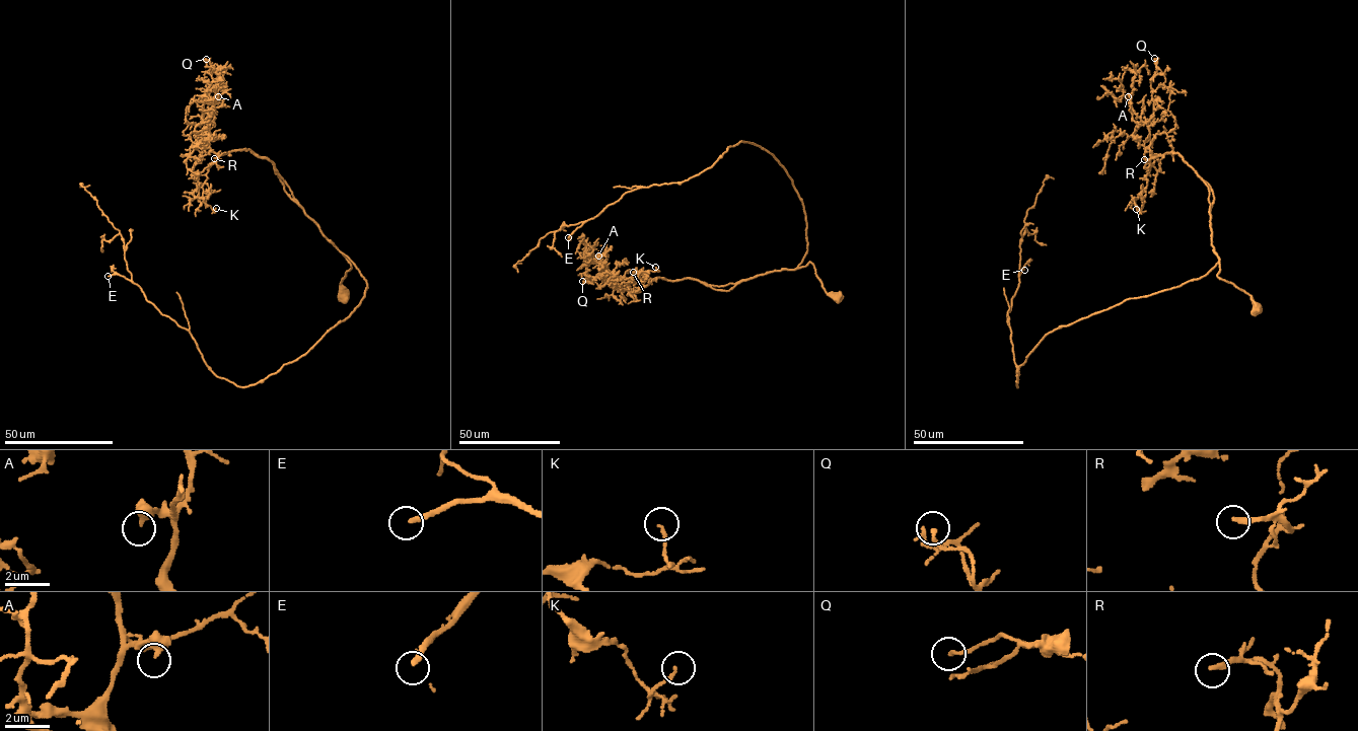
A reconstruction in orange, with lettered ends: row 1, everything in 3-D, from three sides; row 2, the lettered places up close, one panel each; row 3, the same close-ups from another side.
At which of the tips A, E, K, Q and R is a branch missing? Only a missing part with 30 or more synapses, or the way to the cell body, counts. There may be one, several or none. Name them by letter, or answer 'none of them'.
E, R

